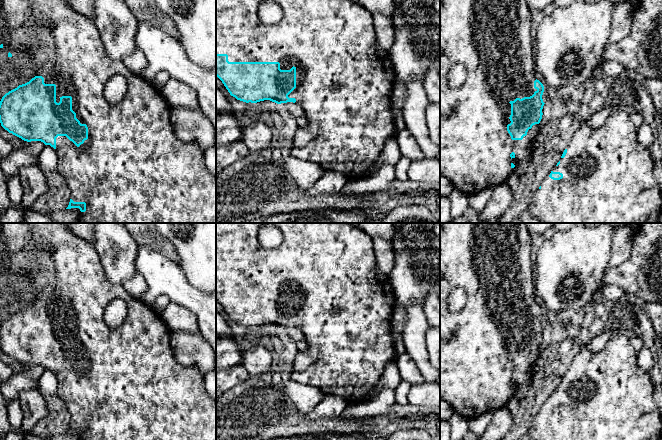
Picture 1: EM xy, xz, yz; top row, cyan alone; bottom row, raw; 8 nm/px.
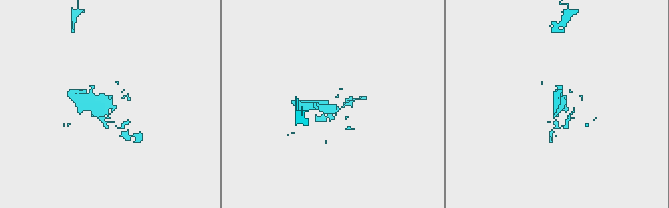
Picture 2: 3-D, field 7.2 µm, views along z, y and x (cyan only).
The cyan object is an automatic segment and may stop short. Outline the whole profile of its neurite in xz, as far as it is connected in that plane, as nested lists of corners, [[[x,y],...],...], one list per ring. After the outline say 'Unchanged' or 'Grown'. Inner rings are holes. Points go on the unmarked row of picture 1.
[[[216,223],[216,300],[222,305],[231,320],[246,327],[270,324],[277,328],[293,326],[305,335],[308,348],[295,358],[293,372],[289,379],[301,384],[314,386],[325,396],[340,397],[348,403],[361,403],[376,388],[385,366],[396,359],[389,321],[395,305],[395,295],[389,277],[376,271],[373,238],[359,227],[350,223]],[[265,225],[275,226],[283,235],[282,243],[275,249],[267,250],[259,243],[259,231]]]. Grown

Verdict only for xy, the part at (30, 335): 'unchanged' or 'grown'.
grown

